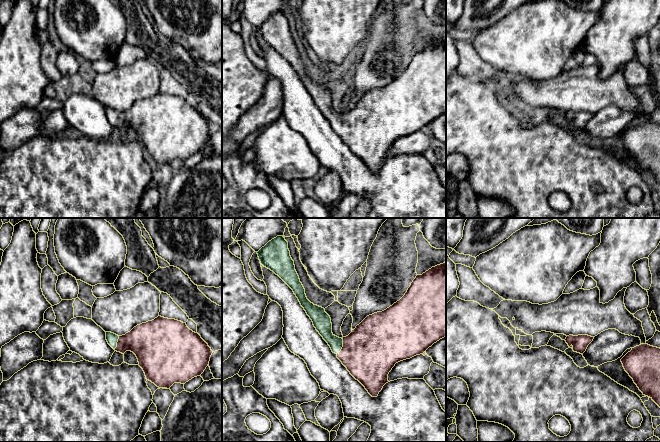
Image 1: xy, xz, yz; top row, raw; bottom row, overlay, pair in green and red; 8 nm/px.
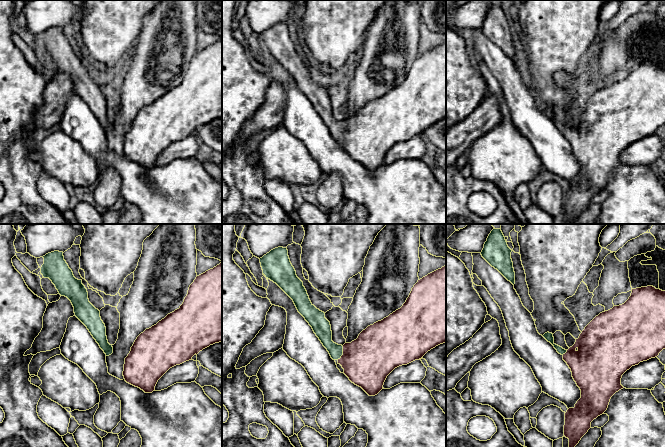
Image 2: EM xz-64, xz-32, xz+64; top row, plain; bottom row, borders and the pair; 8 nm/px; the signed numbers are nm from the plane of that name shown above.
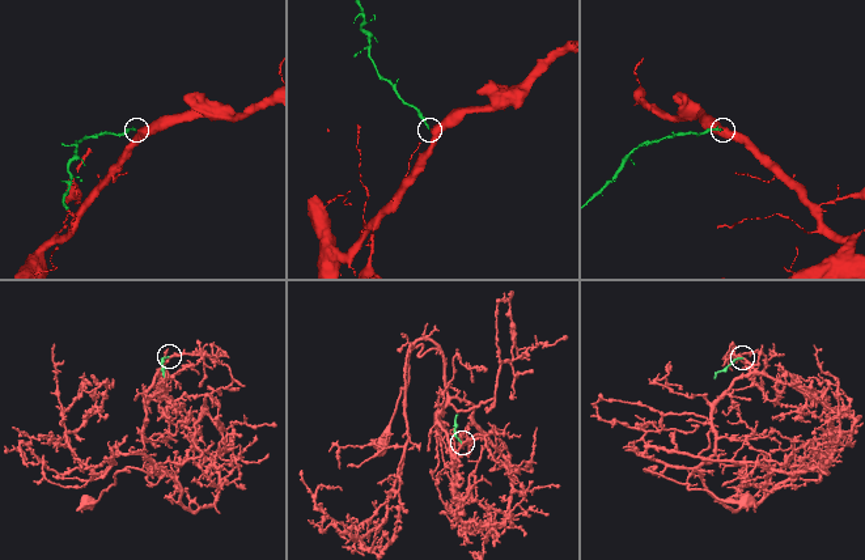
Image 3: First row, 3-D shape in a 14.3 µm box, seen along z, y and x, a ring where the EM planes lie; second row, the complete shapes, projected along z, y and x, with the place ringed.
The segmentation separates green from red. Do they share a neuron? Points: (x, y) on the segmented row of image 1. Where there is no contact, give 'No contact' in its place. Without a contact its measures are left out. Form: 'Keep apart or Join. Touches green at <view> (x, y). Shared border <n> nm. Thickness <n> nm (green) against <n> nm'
Join. Touches green at xz (342, 346). Shared border 140 nm. Thickness 140 nm (green) against 440 nm

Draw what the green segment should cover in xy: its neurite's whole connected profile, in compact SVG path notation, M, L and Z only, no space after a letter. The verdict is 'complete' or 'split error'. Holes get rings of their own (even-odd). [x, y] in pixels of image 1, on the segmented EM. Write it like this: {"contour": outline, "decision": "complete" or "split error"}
{"contour": "M161 316L122 336L106 332L106 340L117 352L133 352L146 379L167 389L174 383L185 384L200 376L213 353L186 323Z", "decision": "split error"}

